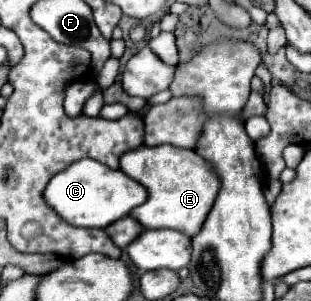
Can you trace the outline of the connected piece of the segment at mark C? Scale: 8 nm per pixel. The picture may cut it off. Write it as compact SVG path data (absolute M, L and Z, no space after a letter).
M80 159L68 169L56 173L44 189L44 201L66 223L90 223L80 227L106 227L126 217L134 207L146 201L146 189L120 169L110 169L94 159Z

